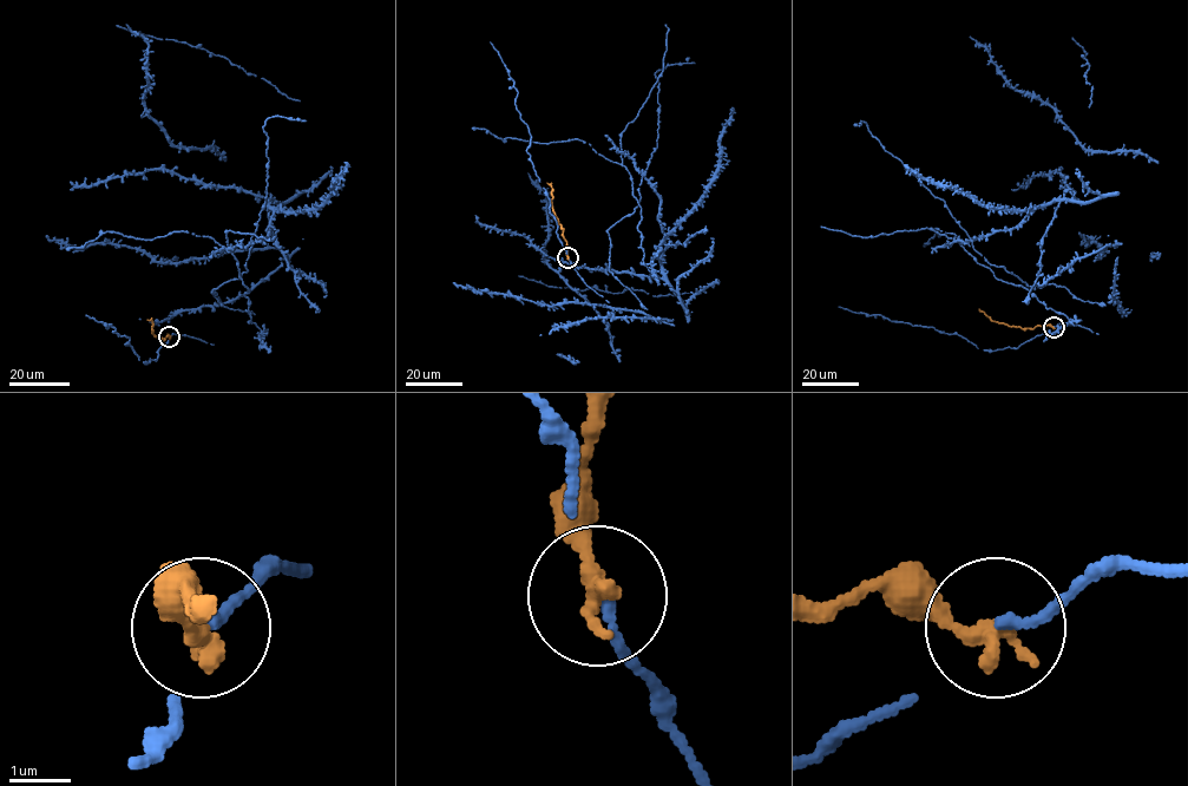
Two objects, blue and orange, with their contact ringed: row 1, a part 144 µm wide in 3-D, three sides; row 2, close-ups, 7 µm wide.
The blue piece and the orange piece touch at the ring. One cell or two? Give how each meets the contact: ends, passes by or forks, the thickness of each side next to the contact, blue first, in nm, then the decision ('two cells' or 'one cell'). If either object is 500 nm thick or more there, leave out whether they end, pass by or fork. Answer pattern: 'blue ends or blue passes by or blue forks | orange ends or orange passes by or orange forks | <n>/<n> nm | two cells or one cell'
blue ends | orange ends | 160/360 nm | two cells

